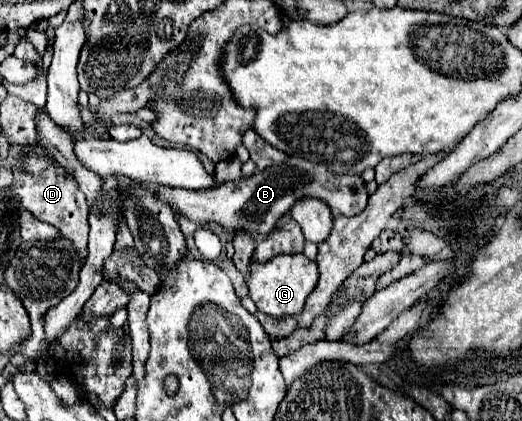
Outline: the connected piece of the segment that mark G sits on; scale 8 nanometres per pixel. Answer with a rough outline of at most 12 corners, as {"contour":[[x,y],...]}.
{"contour":[[301,255],[251,263],[249,295],[265,315],[299,315],[319,269]]}

